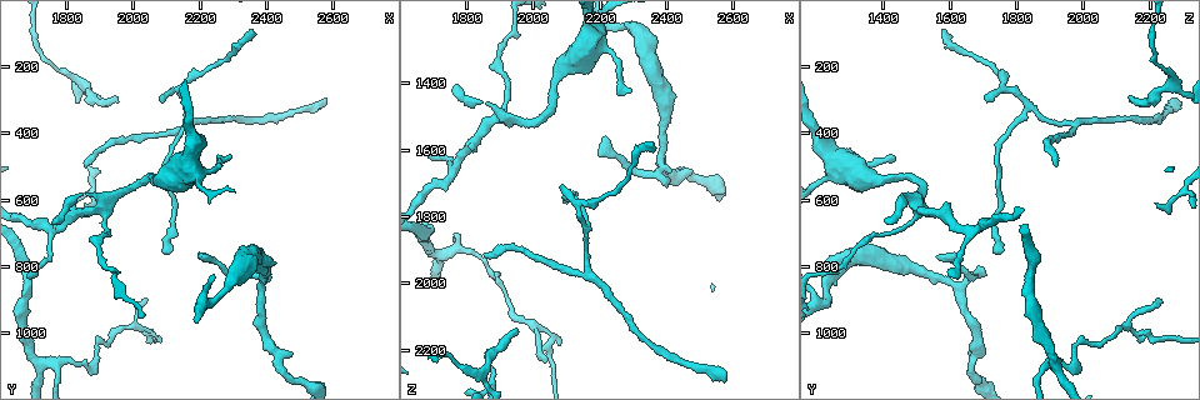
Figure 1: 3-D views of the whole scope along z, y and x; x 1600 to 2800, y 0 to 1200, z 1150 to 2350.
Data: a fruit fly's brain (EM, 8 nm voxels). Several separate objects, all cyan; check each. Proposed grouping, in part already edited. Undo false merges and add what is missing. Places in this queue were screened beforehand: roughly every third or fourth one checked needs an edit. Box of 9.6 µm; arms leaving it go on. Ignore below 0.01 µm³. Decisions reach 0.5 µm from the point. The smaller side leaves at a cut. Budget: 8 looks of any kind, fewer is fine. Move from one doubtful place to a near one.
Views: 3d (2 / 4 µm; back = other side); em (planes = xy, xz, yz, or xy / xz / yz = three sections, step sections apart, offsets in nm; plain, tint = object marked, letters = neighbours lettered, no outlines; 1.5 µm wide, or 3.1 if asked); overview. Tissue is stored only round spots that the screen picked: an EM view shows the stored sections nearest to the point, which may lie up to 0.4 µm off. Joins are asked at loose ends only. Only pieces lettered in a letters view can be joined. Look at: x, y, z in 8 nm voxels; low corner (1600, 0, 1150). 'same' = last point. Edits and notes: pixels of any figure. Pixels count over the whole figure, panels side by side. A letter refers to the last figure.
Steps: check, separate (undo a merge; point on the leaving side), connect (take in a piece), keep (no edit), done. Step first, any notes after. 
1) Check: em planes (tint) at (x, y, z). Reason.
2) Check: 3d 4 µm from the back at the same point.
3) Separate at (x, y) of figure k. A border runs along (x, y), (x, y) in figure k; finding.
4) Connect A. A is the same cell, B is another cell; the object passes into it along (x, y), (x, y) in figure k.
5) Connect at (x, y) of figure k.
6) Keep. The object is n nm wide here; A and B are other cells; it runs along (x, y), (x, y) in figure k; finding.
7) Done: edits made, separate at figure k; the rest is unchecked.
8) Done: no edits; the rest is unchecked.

Check: 3d 2 µm at (1860, 500, 1920). An open end.

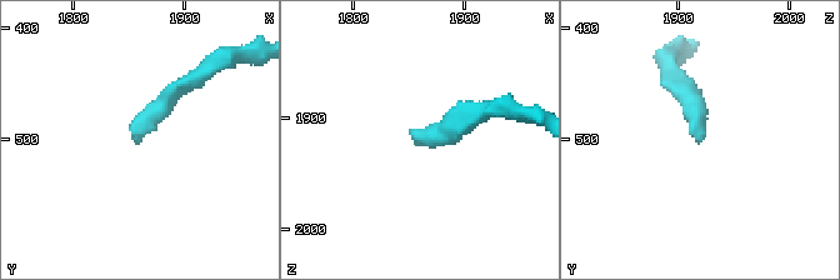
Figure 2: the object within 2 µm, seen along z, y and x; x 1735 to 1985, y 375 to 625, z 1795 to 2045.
Check: em planes (letters) at (1856, 502, 1920). Need the tissue.

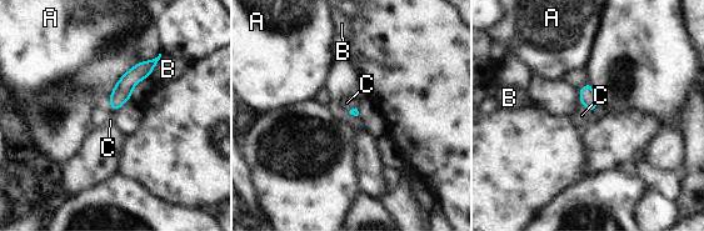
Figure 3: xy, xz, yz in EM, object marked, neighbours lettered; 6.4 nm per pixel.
Connect C. C is the same cell, A and B are other cells; the object passes into it along (587, 96), (585, 106), (582, 115) in figure 3; the neuron continues.

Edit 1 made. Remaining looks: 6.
Check: em planes (tint) at (2400, 820, 1710). An open end.

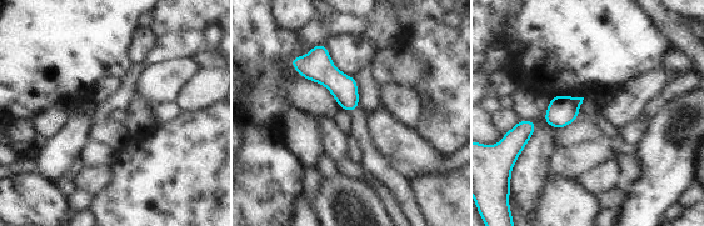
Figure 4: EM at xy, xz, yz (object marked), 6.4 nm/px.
Check: em planes (letters) at the same point.

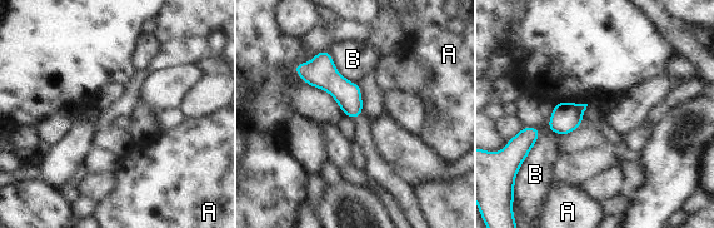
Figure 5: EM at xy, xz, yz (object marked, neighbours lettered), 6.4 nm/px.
Keep. A and B are other cells; a border runs along (538, 127), (539, 137), (523, 163) in figure 5; none of them fits.

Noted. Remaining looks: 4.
Done: edits made, connect at figure 3; the rest is unchecked.

